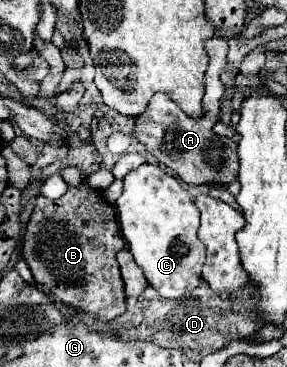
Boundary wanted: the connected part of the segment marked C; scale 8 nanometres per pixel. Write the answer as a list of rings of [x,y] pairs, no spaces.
[[[143,164],[125,176],[117,212],[121,232],[149,286],[163,298],[179,300],[191,294],[201,280],[205,246],[197,238],[199,210],[181,182],[175,176],[169,176],[161,166]]]

